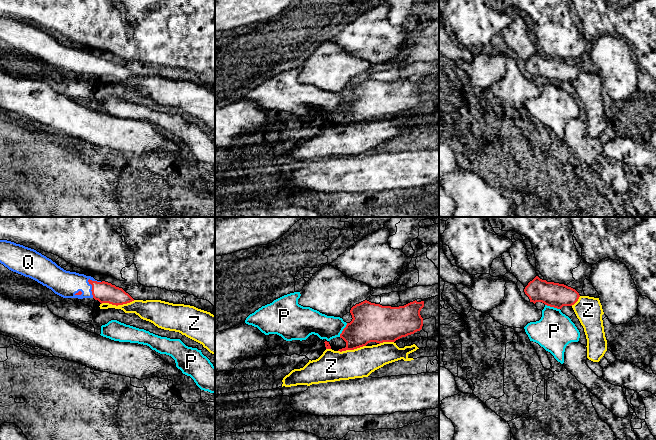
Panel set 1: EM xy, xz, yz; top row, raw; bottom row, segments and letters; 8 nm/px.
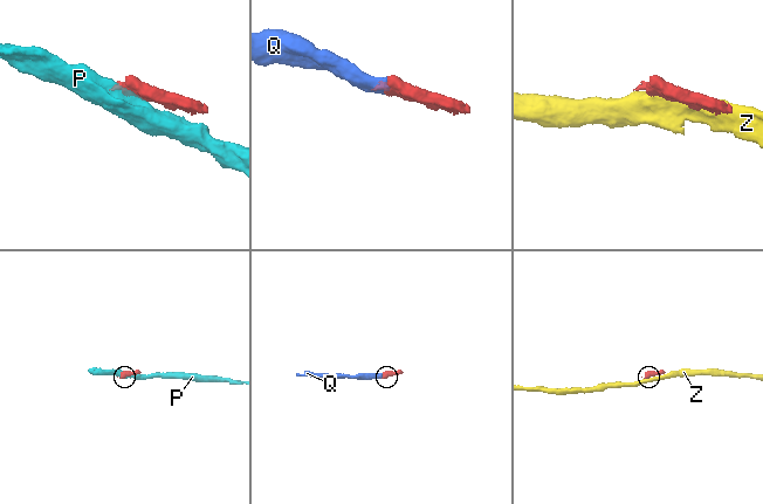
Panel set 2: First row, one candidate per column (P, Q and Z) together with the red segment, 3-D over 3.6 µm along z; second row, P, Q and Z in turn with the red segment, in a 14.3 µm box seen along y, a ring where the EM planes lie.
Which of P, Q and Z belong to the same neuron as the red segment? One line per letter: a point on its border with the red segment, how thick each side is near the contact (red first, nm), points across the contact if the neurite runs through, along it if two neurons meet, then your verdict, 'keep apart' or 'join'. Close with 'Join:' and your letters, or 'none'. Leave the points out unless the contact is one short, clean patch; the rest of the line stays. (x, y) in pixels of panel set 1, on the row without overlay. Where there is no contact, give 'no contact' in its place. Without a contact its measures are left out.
P: yz (552, 82) | 200/300 nm | along yz (545, 80), (559, 85) | keep apart
Q: xy (92, 64) | 170/220 nm | across xy (104, 68), (92, 64), (66, 60) | join
Z: xy (117, 81) | 170/160 nm | keep apart
Join: Q

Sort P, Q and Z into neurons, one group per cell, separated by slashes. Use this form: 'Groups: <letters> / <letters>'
Groups: P / Q / Z

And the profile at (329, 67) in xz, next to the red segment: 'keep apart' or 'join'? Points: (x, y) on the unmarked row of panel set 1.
keep apart

